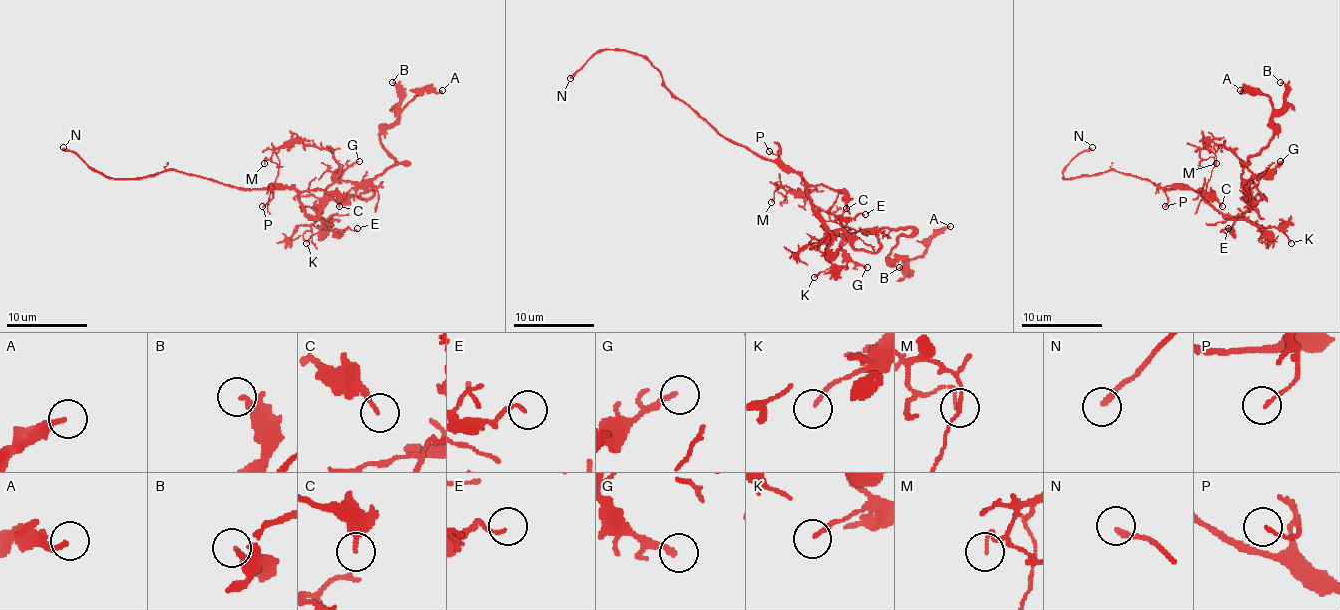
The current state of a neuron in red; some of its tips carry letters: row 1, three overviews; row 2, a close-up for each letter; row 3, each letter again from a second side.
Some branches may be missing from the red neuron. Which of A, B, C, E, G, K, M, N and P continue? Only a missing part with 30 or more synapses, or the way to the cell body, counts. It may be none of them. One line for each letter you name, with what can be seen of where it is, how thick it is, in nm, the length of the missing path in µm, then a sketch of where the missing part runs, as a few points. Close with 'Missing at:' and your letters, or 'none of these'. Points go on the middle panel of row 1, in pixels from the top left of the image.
N: Place: (570, 78). Thickness 200 nm. Missing length about 10 µm. Course of what is missing: (570, 78), (538, 105), (528, 105), (520, 113), (513, 107)
Missing at: N

